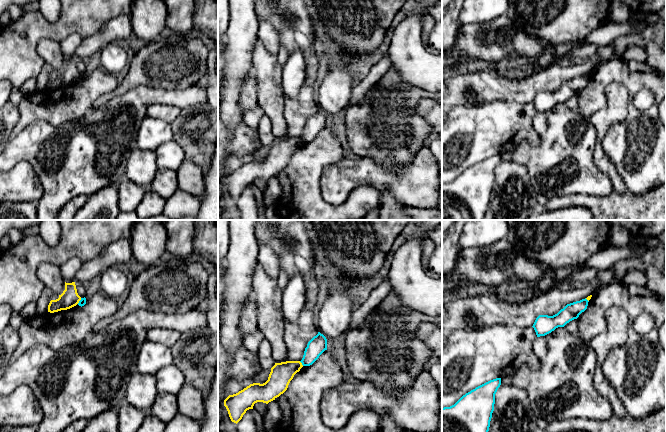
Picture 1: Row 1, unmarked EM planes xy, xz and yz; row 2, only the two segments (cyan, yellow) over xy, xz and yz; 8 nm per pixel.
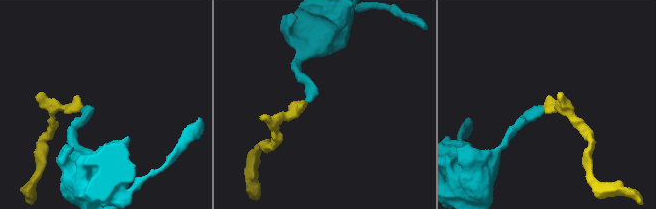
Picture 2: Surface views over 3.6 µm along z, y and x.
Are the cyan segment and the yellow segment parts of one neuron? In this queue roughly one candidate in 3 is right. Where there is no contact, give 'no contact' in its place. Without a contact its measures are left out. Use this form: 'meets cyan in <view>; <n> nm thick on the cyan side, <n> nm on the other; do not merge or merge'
meets cyan in xz; 150 nm thick on the cyan side, 180 nm on the other; do not merge

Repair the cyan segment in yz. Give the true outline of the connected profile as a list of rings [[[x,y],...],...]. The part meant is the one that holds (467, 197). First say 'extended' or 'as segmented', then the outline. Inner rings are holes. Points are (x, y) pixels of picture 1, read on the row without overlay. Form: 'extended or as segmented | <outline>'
as segmented | [[[501,154],[490,156],[463,171],[454,181],[442,184],[442,220],[484,220],[500,161]]]

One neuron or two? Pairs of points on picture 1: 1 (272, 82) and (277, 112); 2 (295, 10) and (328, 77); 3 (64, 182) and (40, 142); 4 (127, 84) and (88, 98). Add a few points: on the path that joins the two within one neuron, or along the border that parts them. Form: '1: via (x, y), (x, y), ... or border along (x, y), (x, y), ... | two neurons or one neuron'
1: via (272, 89), (273, 105) | one neuron
2: border along (322, 66), (316, 90) | two neurons
3: via (64, 172), (64, 166), (50, 152) | one neuron
4: border along (119, 84), (110, 93) | two neurons

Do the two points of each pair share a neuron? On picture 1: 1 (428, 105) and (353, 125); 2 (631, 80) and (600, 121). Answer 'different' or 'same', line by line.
1: different
2: different

